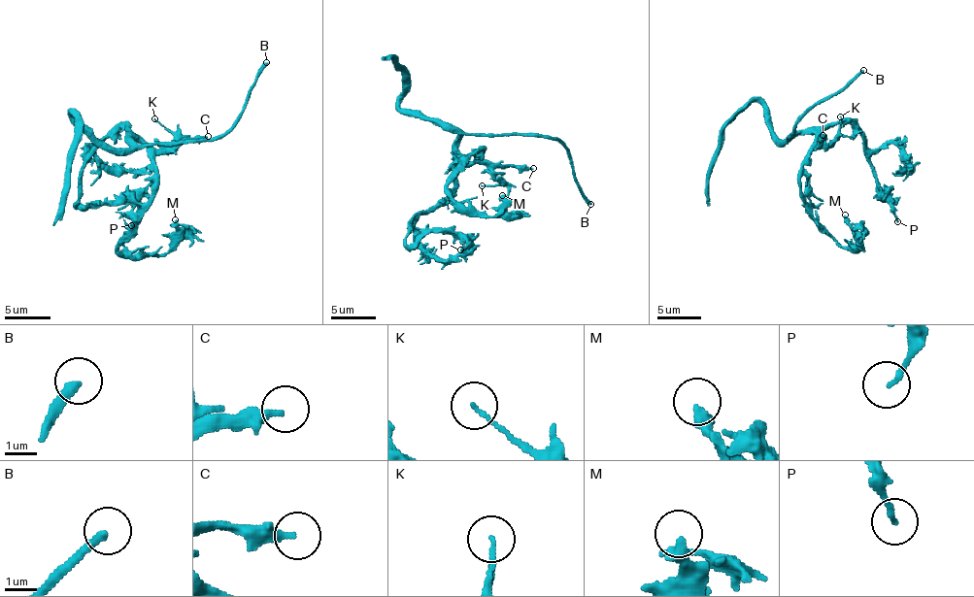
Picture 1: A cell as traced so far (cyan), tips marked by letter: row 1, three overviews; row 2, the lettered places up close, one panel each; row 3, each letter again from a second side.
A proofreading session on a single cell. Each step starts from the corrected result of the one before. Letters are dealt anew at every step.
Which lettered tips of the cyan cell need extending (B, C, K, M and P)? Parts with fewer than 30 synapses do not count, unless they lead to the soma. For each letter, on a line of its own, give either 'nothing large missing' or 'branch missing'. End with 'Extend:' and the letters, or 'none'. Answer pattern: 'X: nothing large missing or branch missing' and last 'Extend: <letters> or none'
B: branch missing
C: branch missing
K: nothing large missing
M: nothing large missing
P: nothing large missing
Extend: B, C

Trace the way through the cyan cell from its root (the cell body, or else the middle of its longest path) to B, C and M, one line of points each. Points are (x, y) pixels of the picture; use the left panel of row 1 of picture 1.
B: (137, 139), (130, 140), (137, 145), (217, 140), (242, 114), (257, 72), (266, 62)
C: (137, 139), (146, 141), (157, 149), (176, 149), (189, 141), (201, 141), (208, 136)
M: (137, 139), (151, 159), (152, 201), (117, 251), (122, 255), (163, 254), (171, 248), (175, 219)

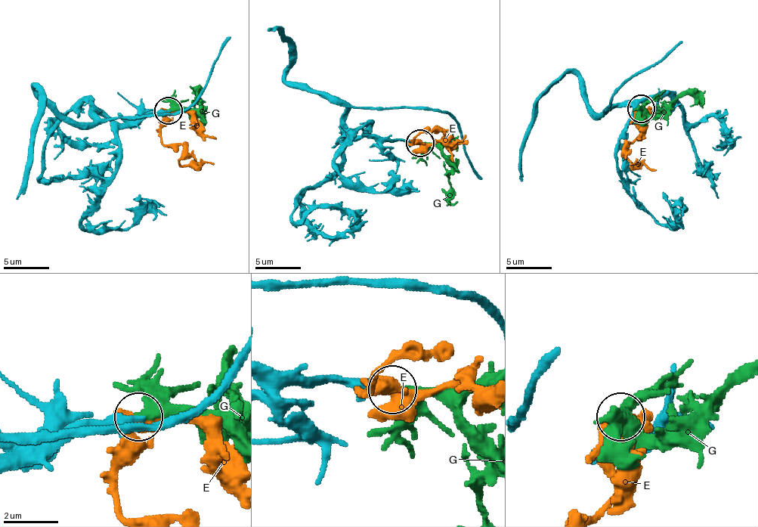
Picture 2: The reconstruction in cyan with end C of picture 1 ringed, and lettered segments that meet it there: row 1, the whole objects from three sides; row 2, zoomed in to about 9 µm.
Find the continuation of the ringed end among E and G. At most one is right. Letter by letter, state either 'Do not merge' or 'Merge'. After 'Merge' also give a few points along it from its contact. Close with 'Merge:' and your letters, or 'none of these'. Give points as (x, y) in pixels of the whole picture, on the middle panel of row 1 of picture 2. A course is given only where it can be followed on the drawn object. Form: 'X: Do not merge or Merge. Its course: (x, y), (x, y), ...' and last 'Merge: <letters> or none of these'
E: Do not merge
G: Merge. Its course: (418, 143), (440, 158), (445, 176), (450, 183), (450, 196), (454, 206)
Merge: G

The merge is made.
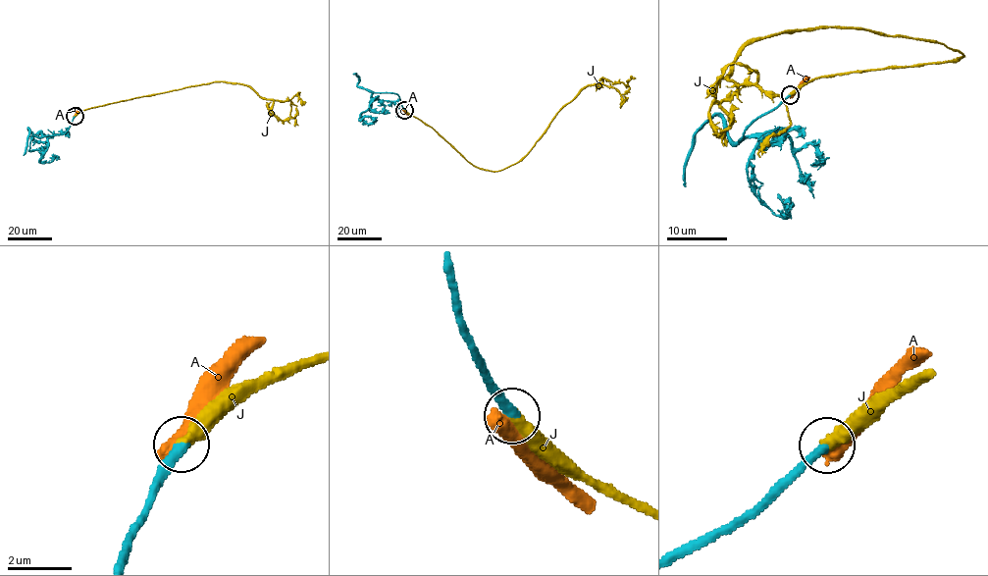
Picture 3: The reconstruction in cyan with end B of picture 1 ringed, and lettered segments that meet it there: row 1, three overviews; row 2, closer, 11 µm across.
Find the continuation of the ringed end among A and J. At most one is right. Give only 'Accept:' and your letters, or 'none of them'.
Accept: J

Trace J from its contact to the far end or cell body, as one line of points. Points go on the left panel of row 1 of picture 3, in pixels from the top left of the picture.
J: (75, 116), (97, 107), (224, 81), (249, 85), (267, 99), (290, 101), (290, 114), (295, 119), (295, 127)

